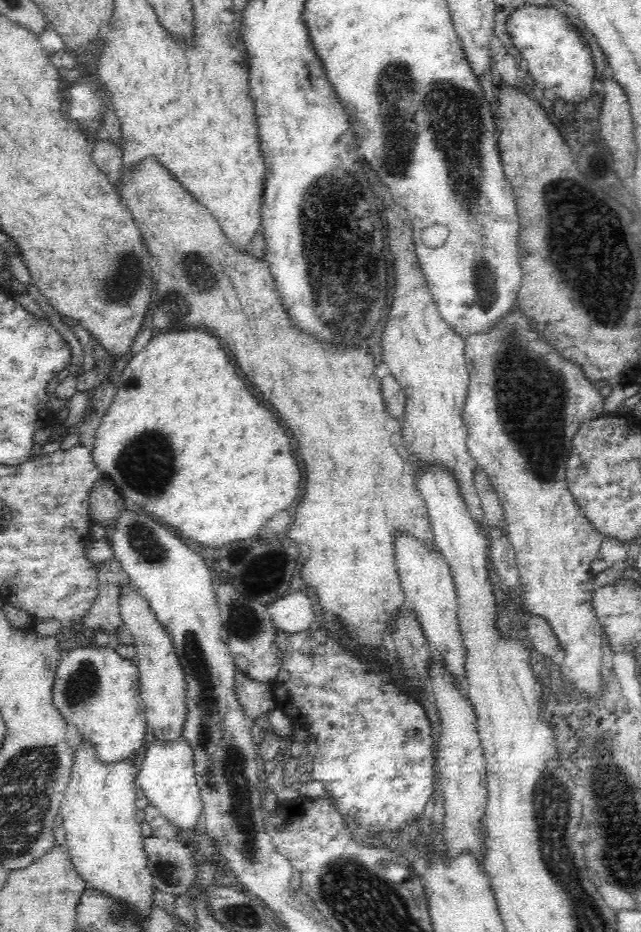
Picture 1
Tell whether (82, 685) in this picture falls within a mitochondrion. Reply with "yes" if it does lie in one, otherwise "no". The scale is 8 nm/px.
yes

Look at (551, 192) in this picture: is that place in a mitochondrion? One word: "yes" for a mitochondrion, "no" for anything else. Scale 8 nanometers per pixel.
yes

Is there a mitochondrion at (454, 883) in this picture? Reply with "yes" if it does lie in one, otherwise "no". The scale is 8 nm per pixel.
no

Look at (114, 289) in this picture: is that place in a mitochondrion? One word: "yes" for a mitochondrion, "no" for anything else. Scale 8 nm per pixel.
yes

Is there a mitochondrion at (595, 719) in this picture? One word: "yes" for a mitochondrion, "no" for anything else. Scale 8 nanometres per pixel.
no

